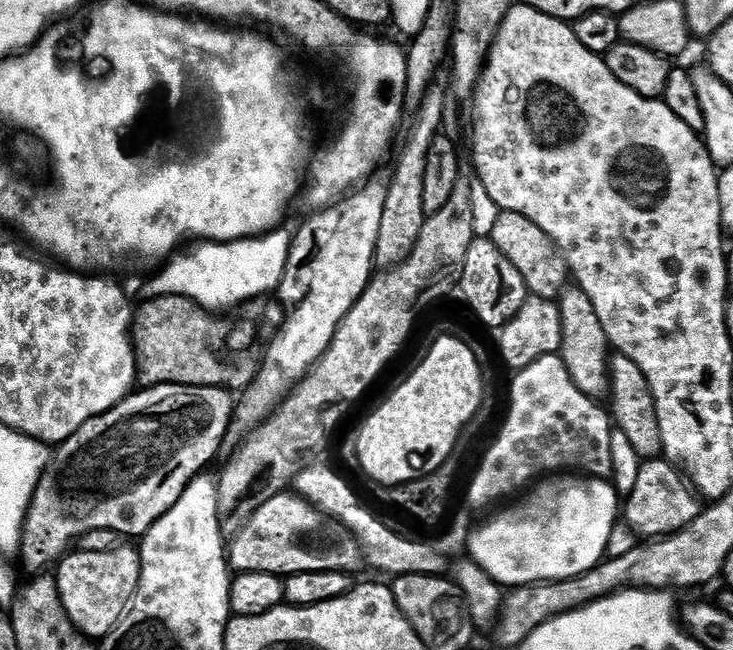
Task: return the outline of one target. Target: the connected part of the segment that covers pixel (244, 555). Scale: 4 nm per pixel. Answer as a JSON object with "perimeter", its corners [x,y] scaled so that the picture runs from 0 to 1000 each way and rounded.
{"perimeter":[[[387,755],[356,774],[351,788],[333,806],[333,814],[314,837],[314,868],[323,882],[367,880],[370,886],[392,889],[402,880],[473,880],[486,883],[494,868],[494,838],[484,822],[457,794],[449,794],[408,760]]]}

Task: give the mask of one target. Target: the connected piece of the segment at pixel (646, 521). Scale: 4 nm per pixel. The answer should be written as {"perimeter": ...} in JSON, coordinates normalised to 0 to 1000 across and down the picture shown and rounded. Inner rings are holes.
{"perimeter":[[[879,708],[868,726],[857,777],[850,777],[849,800],[858,806],[873,828],[905,828],[929,818],[958,786],[950,757],[936,743],[935,734],[911,708]]]}

